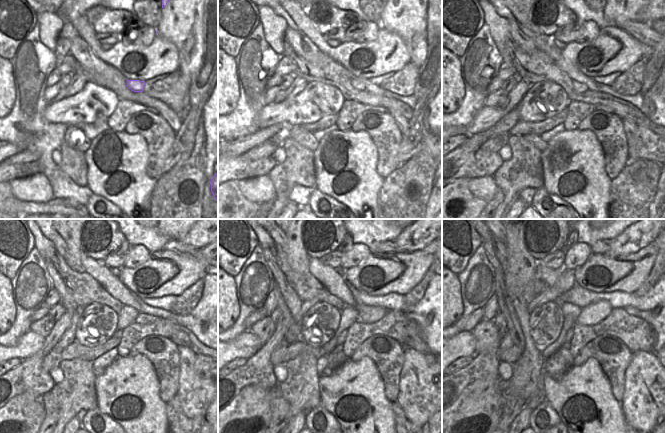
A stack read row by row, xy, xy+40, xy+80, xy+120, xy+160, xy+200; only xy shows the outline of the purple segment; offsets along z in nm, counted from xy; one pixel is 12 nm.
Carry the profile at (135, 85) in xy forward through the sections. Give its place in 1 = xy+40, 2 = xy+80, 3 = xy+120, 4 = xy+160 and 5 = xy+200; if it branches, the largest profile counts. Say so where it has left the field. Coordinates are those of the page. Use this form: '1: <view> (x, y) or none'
1: xy+40 (358, 85)
2: xy+80 (579, 87)
3: xy+120 (128, 314)
4: xy+160 (349, 315)
5: xy+200 (570, 311)

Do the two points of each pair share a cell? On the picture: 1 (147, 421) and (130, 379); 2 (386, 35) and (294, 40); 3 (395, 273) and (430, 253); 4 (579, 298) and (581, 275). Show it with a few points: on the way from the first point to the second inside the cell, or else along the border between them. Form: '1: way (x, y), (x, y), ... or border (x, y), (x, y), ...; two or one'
1: way (146, 411), (145, 402), (134, 389); one
2: border (303, 33), (320, 51); two
3: way (404, 268), (407, 269), (421, 260); one
4: border (576, 283), (592, 291), (603, 292); two

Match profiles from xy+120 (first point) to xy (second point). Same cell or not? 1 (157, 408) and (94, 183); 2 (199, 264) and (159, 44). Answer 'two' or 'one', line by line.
1: one
2: one

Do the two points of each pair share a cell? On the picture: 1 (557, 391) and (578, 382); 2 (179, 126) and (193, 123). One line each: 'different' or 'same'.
1: same
2: different

